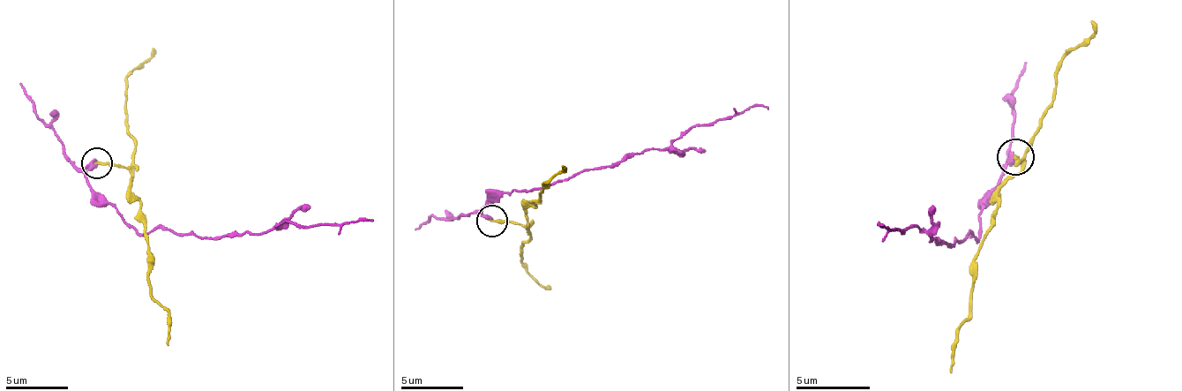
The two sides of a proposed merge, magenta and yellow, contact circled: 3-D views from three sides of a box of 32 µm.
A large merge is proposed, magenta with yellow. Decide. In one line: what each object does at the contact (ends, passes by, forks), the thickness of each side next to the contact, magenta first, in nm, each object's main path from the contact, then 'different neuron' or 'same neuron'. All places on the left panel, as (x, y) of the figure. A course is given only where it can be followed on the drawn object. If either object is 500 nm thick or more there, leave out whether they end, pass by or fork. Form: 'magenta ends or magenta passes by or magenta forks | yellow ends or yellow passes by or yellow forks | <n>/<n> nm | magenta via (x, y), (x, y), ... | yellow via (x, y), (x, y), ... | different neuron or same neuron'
magenta ends | yellow ends | 440/220 nm | magenta via (95, 162), (86, 175), (93, 190), (139, 234), (267, 234), (286, 221), (373, 218) | yellow via (95, 162), (115, 162), (130, 171), (130, 190), (149, 240), (149, 293), (168, 312), (168, 346) | different neuron

